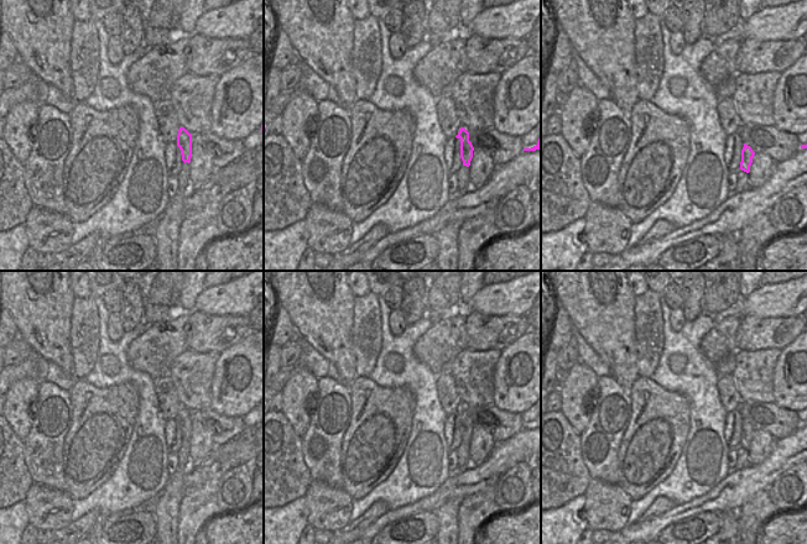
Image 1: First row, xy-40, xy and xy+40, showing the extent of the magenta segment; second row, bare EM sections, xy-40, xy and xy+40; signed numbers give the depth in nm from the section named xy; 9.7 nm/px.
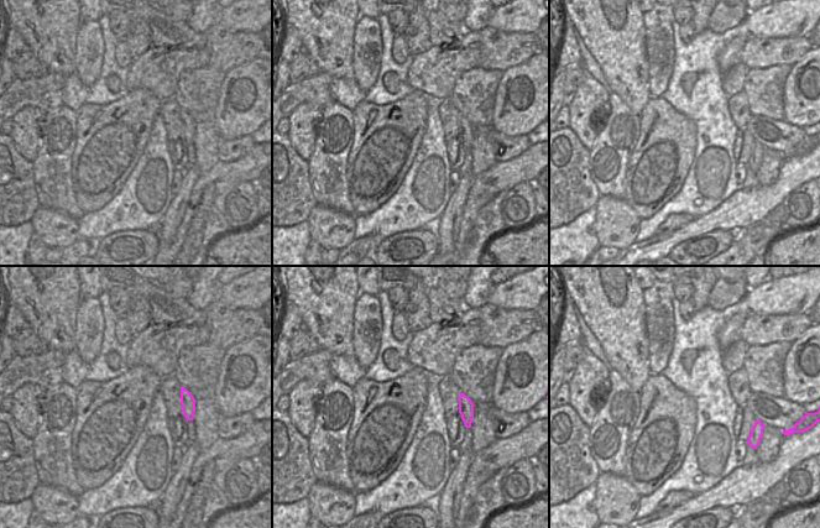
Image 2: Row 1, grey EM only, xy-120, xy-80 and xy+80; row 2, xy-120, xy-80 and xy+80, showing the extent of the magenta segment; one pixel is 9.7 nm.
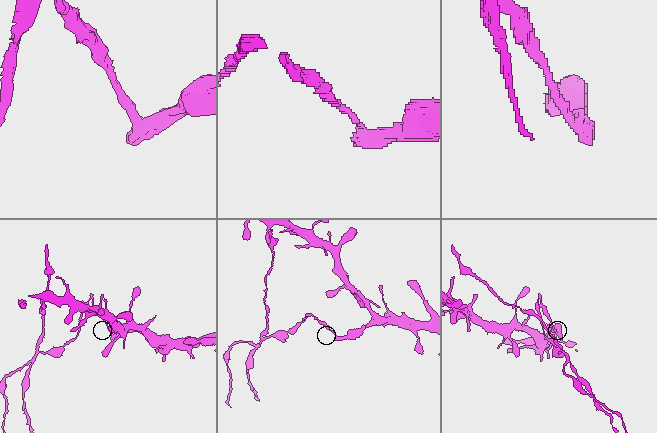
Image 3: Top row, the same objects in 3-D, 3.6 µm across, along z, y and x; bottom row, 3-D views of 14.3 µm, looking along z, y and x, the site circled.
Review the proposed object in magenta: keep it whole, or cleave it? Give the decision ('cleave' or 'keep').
cleave

